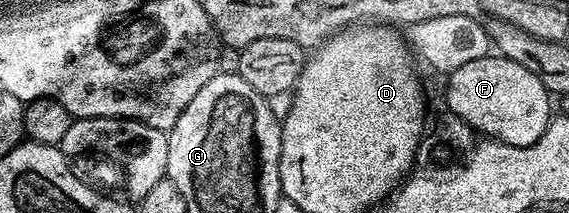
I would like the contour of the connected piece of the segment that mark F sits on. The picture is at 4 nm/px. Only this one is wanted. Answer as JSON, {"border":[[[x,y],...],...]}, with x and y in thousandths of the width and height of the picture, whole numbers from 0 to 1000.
{"border":[[[859,249],[840,286],[819,286],[812,324],[793,333],[786,371],[787,413],[780,427],[786,516],[812,549],[812,568],[824,577],[838,620],[852,615],[859,657],[930,690],[953,643],[972,554],[972,469],[949,366],[931,343],[924,305],[910,305],[910,286],[896,286],[888,258]]]}

